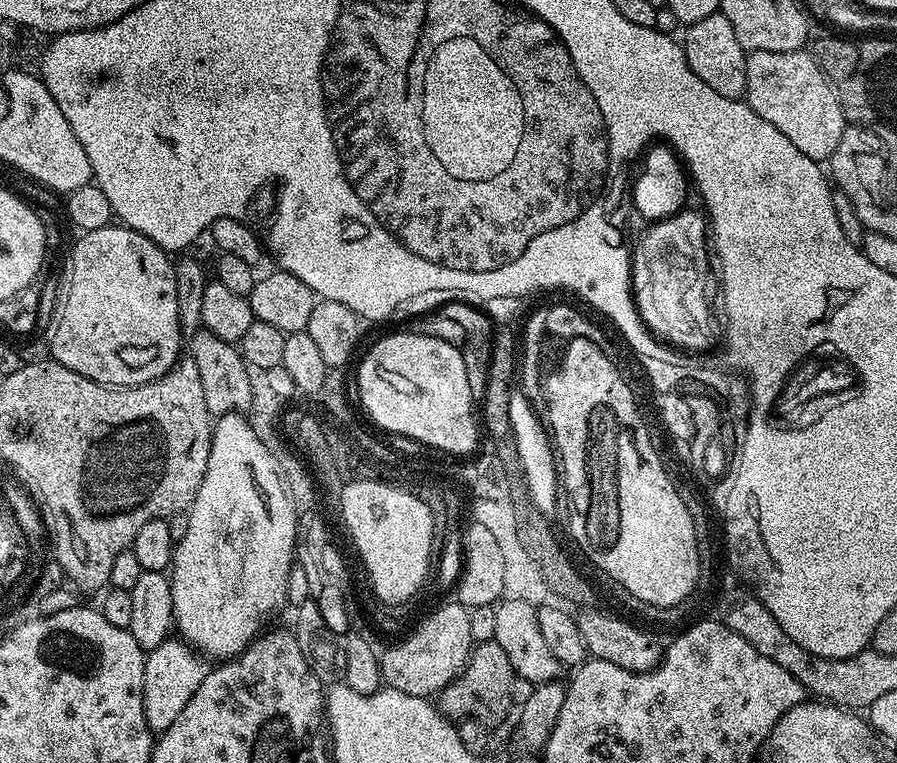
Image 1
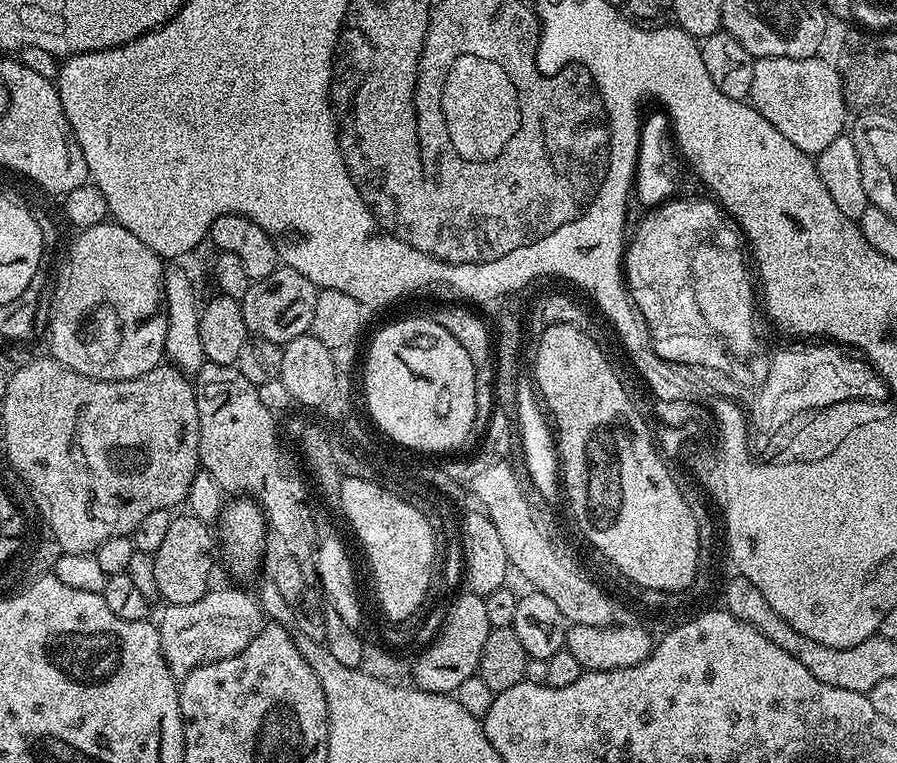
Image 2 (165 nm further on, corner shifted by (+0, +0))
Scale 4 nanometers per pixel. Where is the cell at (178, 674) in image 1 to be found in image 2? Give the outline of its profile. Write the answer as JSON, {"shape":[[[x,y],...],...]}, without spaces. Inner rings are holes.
{"shape":[[[213,587],[198,602],[169,604],[158,619],[162,654],[170,666],[173,676],[189,676],[198,666],[222,658],[230,658],[250,642],[259,632],[265,631],[266,619],[260,604],[248,592],[240,588]]]}

